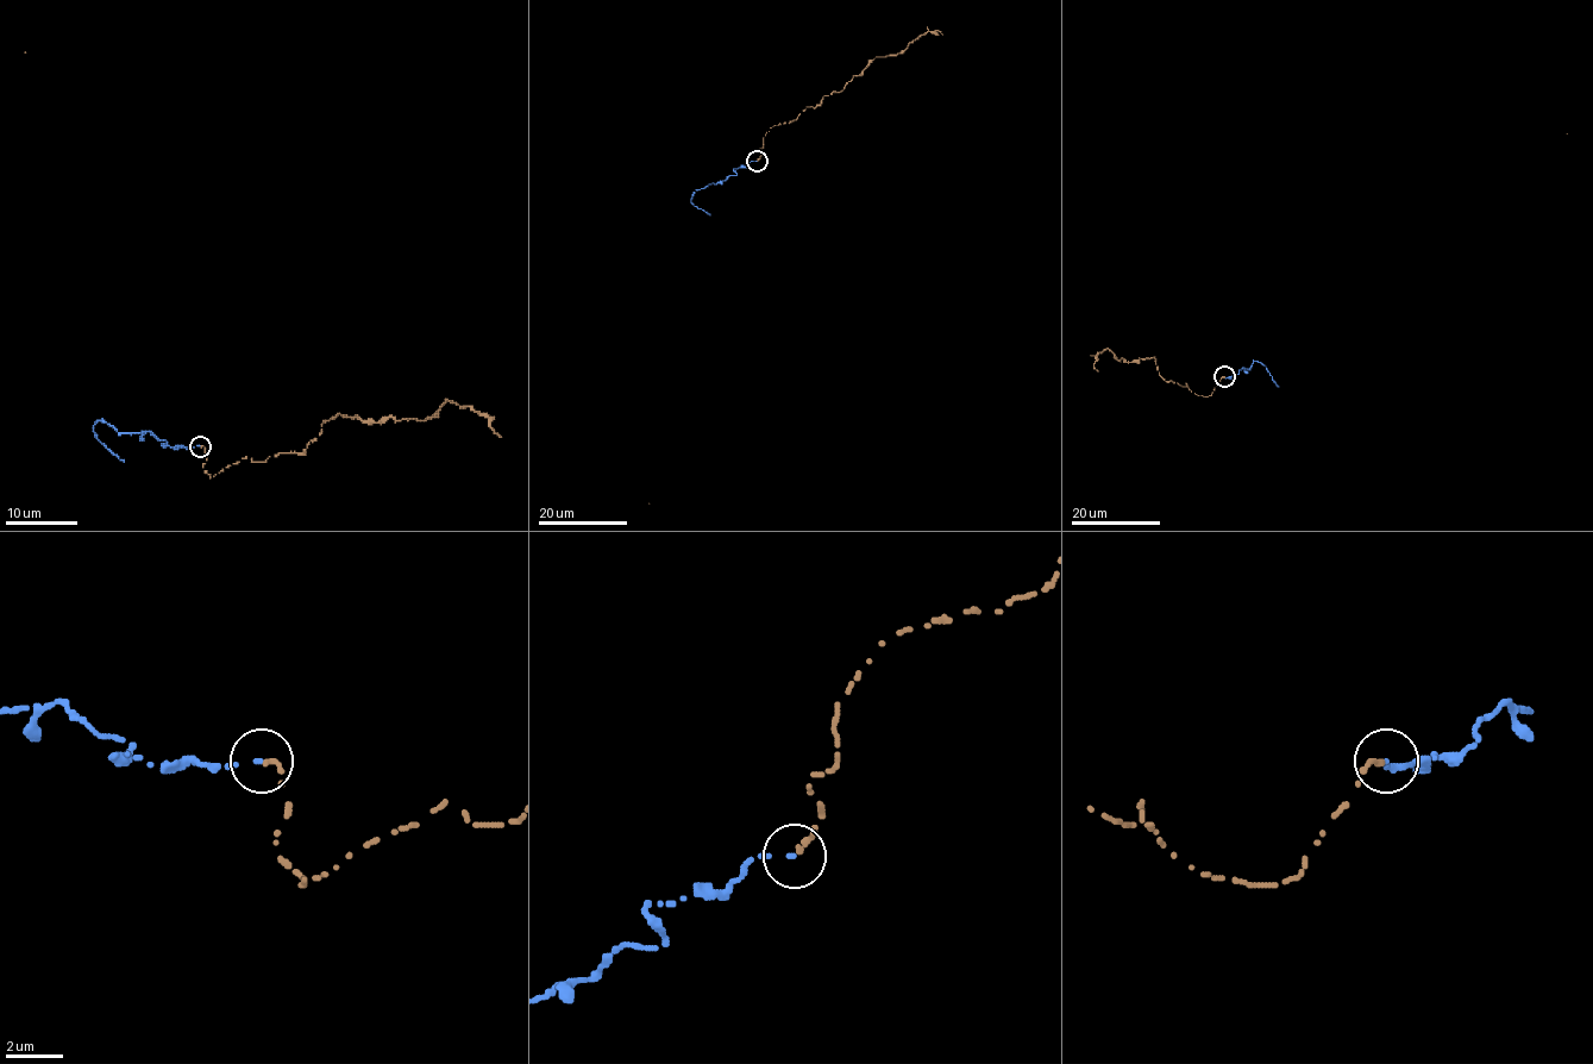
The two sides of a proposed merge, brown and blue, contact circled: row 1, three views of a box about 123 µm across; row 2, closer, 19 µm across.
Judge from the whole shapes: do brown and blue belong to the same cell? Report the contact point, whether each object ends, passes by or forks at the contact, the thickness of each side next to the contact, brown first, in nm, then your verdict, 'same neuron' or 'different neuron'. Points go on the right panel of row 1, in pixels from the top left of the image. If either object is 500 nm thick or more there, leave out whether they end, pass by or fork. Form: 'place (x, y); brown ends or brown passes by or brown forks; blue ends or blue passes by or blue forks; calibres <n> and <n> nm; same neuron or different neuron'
place (1224, 376); brown ends; blue ends; calibres 200 and 100 nm; same neuron

